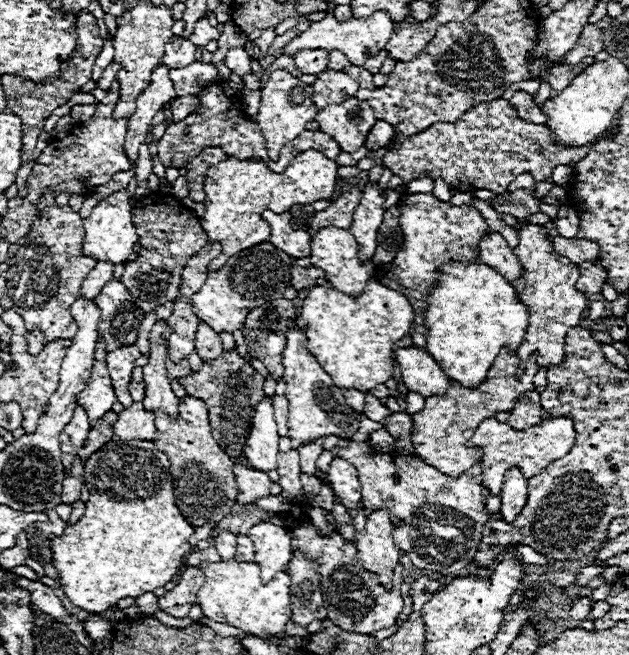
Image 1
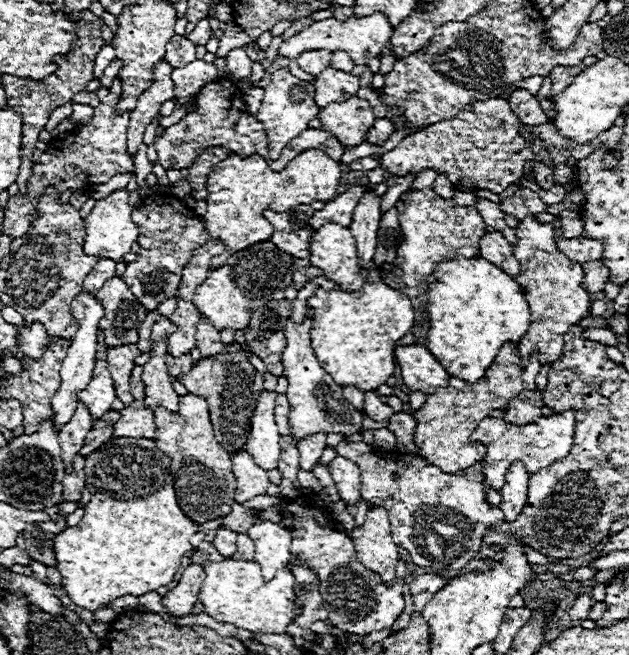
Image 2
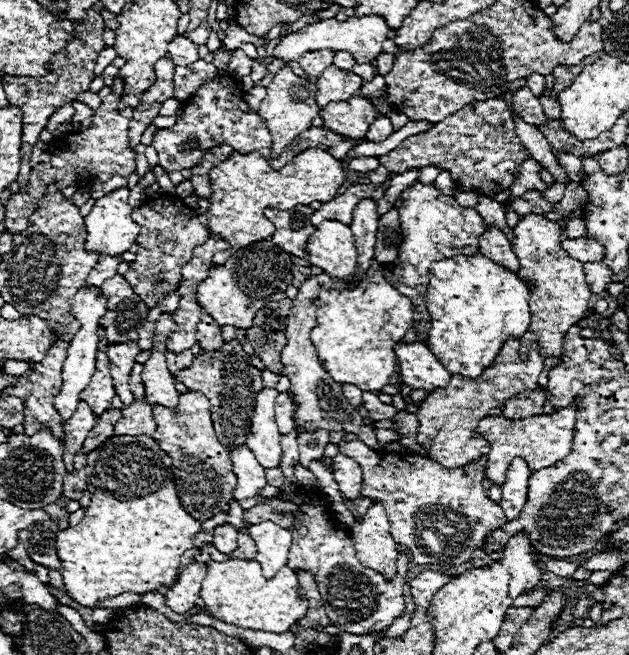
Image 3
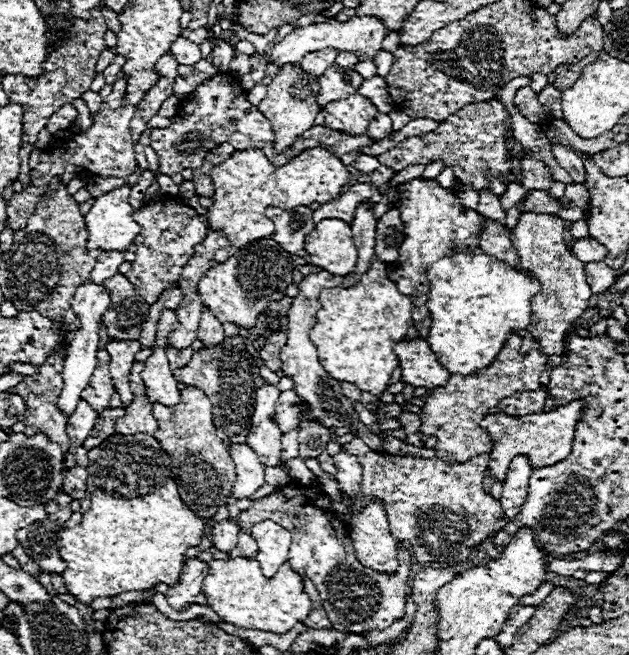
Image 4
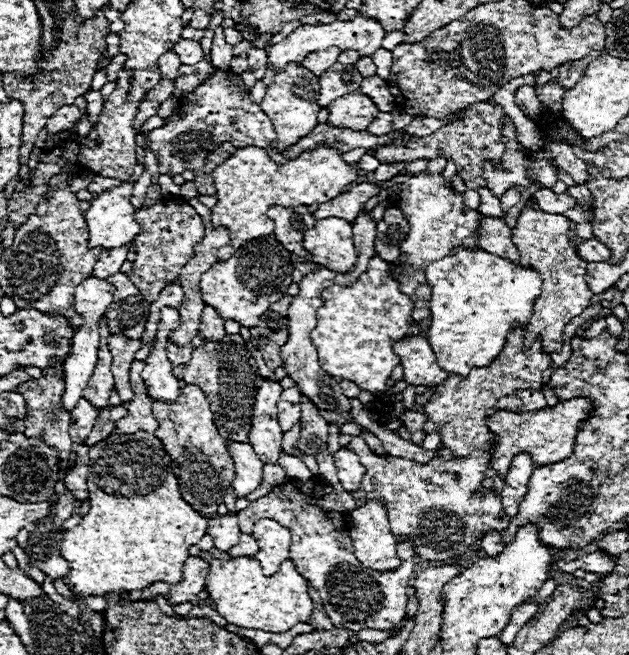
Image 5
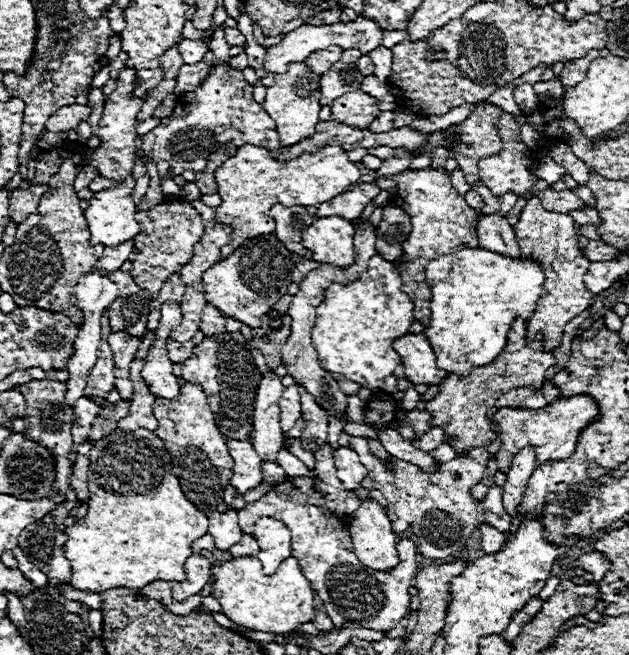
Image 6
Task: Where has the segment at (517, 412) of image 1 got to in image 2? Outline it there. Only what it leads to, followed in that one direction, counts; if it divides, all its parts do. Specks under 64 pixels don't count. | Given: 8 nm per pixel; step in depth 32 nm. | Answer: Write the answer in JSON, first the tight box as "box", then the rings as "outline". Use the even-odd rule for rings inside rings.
{"box":[506,390,544,426],"outline":[[[538,390],[522,392],[522,396],[518,396],[518,400],[510,402],[510,408],[506,410],[506,420],[516,426],[530,424],[542,416],[542,408],[544,408],[542,392],[538,392]]]}

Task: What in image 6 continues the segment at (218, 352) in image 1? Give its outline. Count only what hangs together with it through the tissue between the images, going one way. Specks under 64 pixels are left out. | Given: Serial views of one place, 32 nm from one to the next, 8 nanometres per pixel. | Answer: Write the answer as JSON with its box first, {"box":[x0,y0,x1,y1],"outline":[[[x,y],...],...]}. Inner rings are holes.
{"box":[200,304,226,336],"outline":[[[206,304],[202,312],[202,322],[200,322],[200,330],[204,332],[204,336],[220,336],[224,332],[224,324],[226,324],[226,318],[218,312],[218,308],[214,308],[212,304]]]}

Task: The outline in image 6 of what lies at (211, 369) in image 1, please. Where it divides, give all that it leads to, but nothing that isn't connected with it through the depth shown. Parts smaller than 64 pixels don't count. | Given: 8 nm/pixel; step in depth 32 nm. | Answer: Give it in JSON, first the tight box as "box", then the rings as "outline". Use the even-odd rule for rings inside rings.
{"box":[174,332,262,440],"outline":[[[224,332],[218,338],[204,338],[202,344],[194,348],[190,360],[174,364],[174,376],[192,384],[202,384],[202,390],[208,396],[212,412],[220,414],[222,418],[230,418],[230,420],[216,420],[216,424],[222,436],[234,440],[246,440],[250,434],[252,428],[250,418],[254,414],[254,394],[262,380],[246,344],[248,340],[240,332]]]}

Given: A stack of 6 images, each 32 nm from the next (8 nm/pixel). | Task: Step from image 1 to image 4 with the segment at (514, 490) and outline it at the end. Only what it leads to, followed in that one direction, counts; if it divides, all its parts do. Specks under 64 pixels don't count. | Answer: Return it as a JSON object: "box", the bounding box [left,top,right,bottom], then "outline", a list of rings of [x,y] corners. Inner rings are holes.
{"box":[502,456,532,520],"outline":[[[516,456],[510,462],[506,480],[504,480],[504,490],[502,490],[502,510],[506,512],[506,516],[512,520],[514,516],[518,516],[522,504],[526,502],[526,494],[528,494],[528,478],[532,474],[532,468],[528,464],[528,460],[524,456]]]}

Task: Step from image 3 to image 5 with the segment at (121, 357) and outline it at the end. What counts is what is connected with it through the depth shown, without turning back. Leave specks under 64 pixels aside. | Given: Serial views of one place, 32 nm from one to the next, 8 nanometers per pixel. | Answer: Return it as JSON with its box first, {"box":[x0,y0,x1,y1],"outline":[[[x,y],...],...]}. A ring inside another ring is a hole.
{"box":[108,336,140,404],"outline":[[[110,336],[108,346],[112,352],[112,376],[116,392],[120,394],[122,402],[128,404],[134,398],[134,392],[130,388],[130,364],[134,362],[134,354],[140,350],[140,340],[124,340],[122,336]]]}

